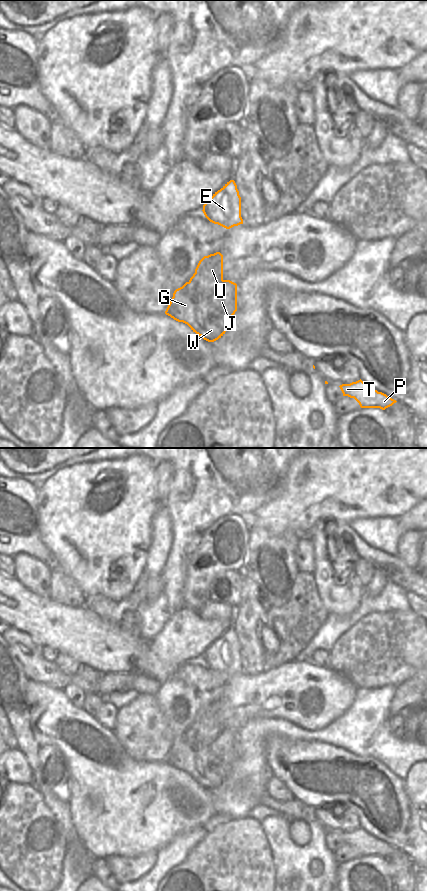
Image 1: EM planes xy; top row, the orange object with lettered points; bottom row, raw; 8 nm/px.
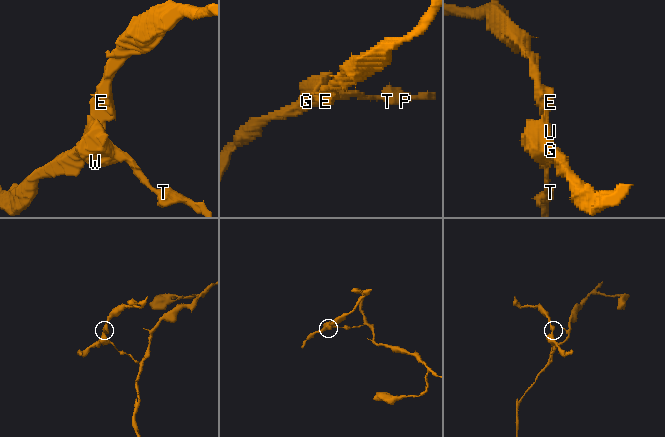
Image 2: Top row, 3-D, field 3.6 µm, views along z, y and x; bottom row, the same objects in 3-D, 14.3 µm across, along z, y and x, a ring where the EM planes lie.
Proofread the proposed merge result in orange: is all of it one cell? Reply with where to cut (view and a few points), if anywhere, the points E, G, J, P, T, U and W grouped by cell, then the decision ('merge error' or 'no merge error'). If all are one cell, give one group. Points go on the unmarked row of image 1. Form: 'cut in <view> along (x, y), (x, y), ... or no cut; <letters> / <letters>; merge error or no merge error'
cut in xy along (223, 728), (221, 733), (205, 747), (197, 747), (186, 738); E U / G J P T W; merge error

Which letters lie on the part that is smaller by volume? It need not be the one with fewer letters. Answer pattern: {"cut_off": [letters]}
{"cut_off": ["E", "U"]}

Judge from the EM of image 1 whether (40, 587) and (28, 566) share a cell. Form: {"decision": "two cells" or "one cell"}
{"decision": "one cell"}

